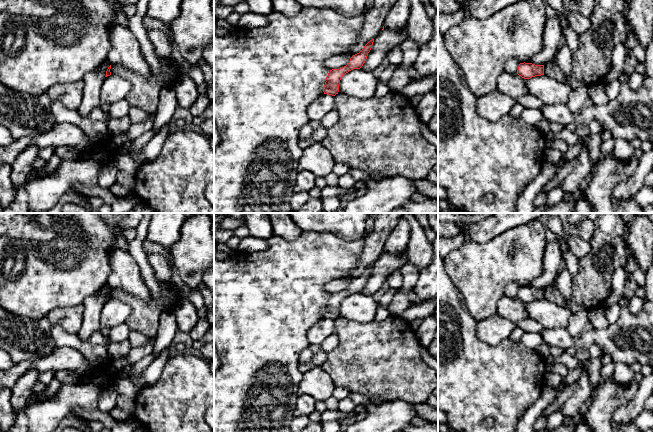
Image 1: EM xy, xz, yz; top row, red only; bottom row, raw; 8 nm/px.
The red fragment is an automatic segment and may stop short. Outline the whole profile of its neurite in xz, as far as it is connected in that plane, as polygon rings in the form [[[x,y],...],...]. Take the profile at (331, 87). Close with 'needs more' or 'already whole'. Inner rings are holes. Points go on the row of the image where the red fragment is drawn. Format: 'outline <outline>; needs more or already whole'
outline [[[374,39],[370,40],[364,48],[350,58],[349,63],[339,69],[332,69],[326,77],[326,82],[323,87],[324,94],[335,96],[339,92],[339,84],[341,78],[353,69],[360,69],[365,63],[368,53],[370,52]]]; already whole

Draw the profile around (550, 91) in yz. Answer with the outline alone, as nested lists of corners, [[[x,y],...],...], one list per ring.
[[[546,75],[525,79],[528,93],[545,105],[566,104],[573,89],[566,83]]]

